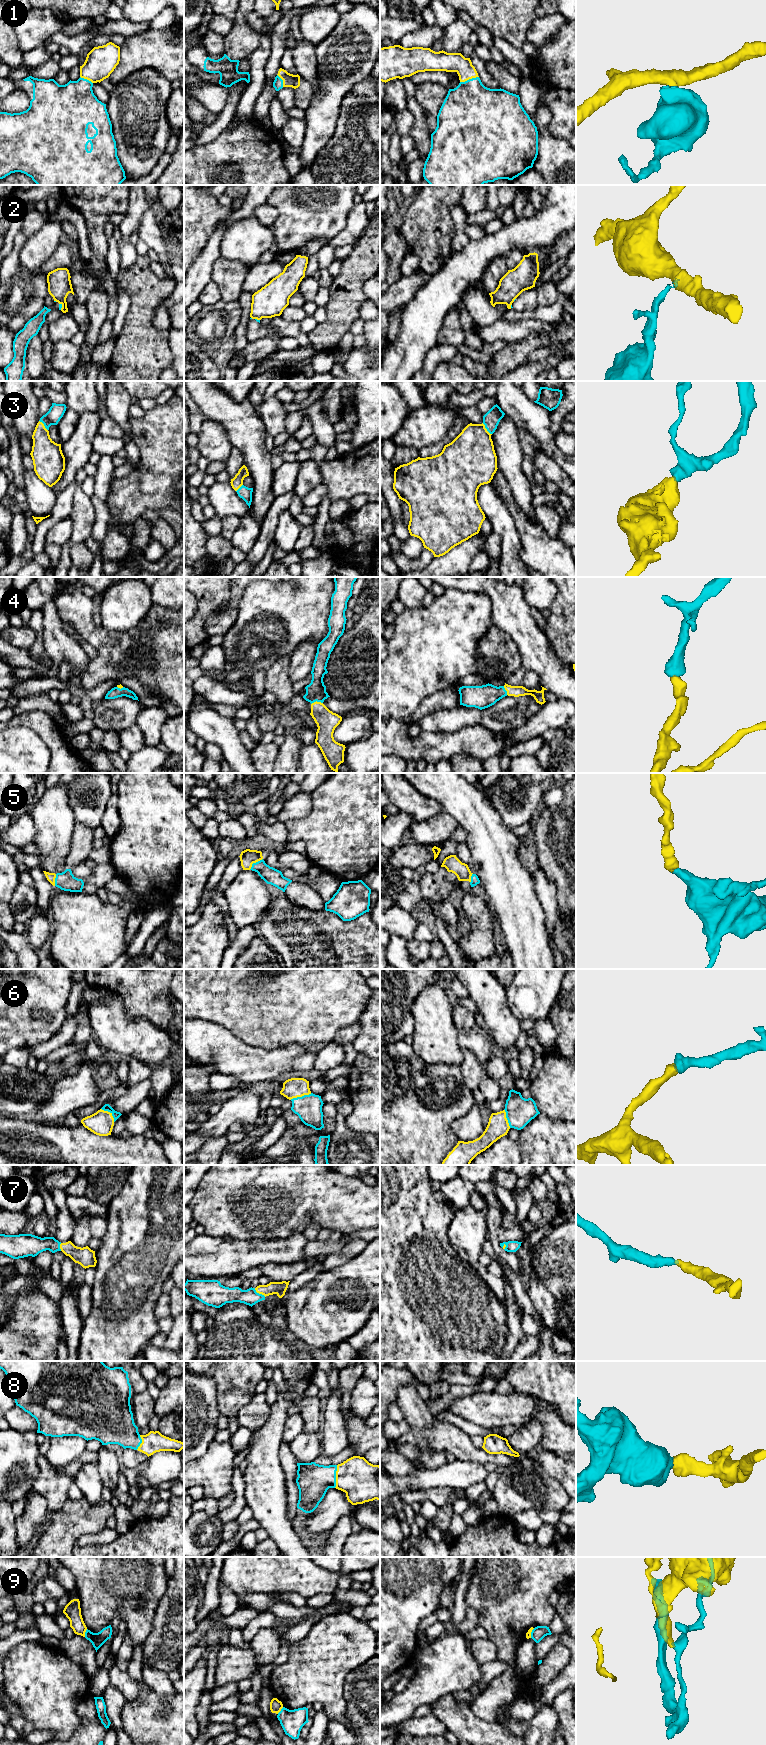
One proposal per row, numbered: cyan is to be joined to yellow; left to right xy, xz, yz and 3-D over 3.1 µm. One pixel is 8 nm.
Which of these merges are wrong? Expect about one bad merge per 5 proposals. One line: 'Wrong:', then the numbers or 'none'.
Wrong: 2, 9

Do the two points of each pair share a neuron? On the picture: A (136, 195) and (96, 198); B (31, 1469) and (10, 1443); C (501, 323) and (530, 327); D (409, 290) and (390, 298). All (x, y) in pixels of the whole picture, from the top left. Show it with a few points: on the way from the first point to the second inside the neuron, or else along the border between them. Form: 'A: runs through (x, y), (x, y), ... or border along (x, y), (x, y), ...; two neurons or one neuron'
A: border along (128, 195), (128, 208), (124, 214); two neurons
B: runs through (25, 1463), (11, 1449); one neuron
C: runs through (508, 327), (523, 327); one neuron
D: runs through (404, 290), (395, 297); one neuron

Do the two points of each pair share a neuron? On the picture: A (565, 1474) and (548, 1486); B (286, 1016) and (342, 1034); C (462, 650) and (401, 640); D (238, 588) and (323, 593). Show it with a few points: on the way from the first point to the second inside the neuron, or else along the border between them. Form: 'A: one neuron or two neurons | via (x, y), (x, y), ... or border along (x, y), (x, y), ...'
A: two neurons | border along (539, 1464), (565, 1490)
B: two neurons | border along (357, 1021), (342, 1026), (336, 1032), (333, 1040)
C: one neuron | via (447, 650), (416, 640)
D: two neurons | border along (246, 587), (239, 601), (239, 611)

